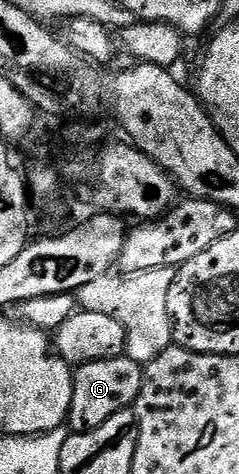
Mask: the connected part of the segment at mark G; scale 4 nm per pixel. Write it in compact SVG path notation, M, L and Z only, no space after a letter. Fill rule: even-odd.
M123 354L116 358L97 360L77 365L74 372L74 393L68 417L71 433L96 430L96 426L104 426L112 414L133 409L142 389L143 365L131 360Z

